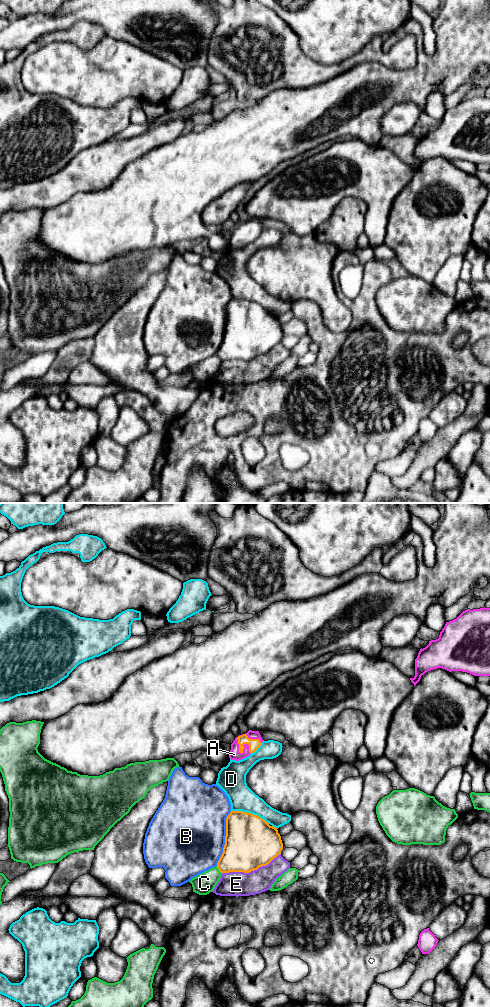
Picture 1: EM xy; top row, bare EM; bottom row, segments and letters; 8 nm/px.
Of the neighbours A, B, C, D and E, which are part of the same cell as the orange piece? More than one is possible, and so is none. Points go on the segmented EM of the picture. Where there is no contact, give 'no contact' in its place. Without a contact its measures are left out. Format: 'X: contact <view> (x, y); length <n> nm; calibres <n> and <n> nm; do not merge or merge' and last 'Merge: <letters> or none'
A: contact xy (242, 750); length 180 nm; calibres 90 and 90 nm; merge
B: contact xy (225, 838); length 460 nm; calibres 420 and 500 nm; do not merge
C: contact xy (219, 870); length 80 nm; calibres 320 and 170 nm; do not merge
D: contact xy (250, 813); length 340 nm; calibres 420 and 200 nm; do not merge
E: contact xy (251, 870); length 500 nm; calibres 420 and 190 nm; do not merge
Merge: A

